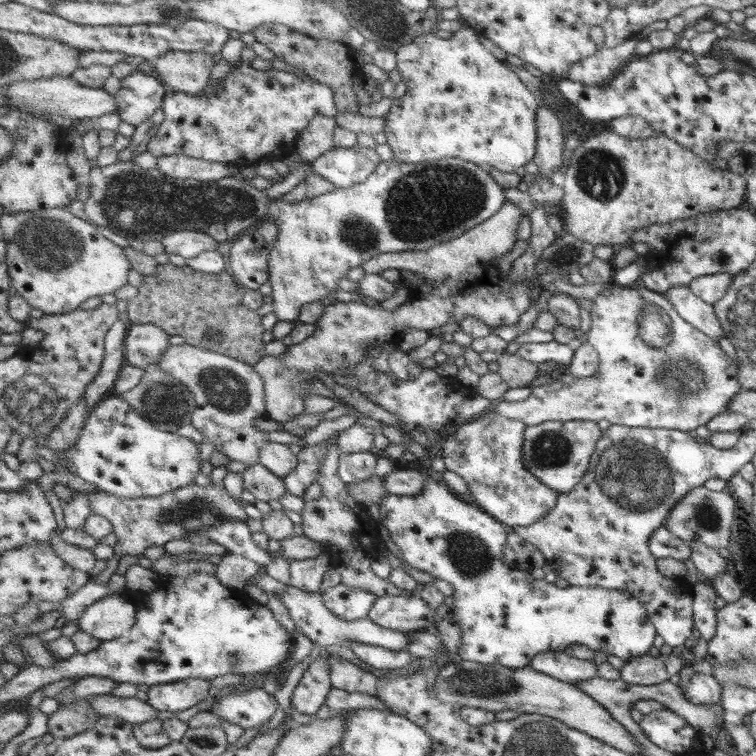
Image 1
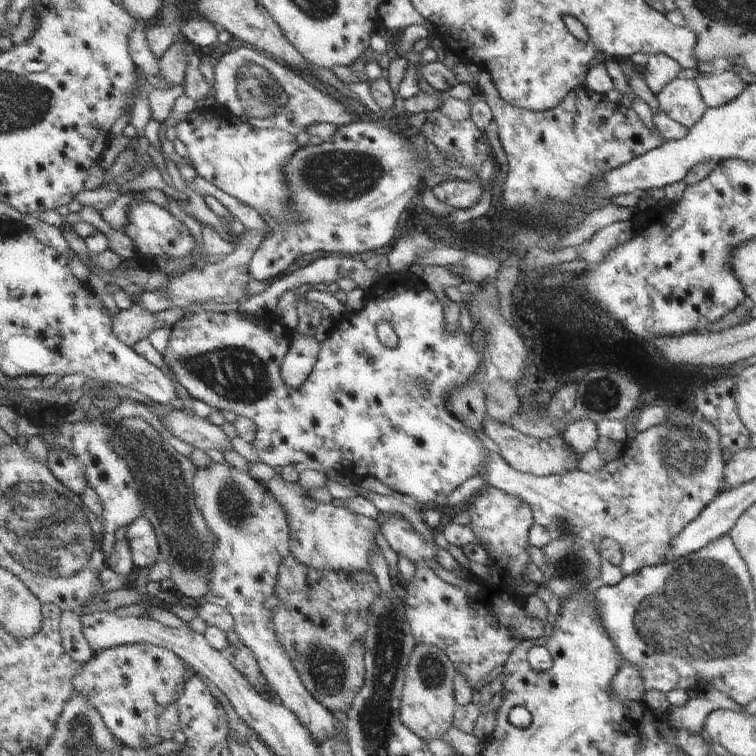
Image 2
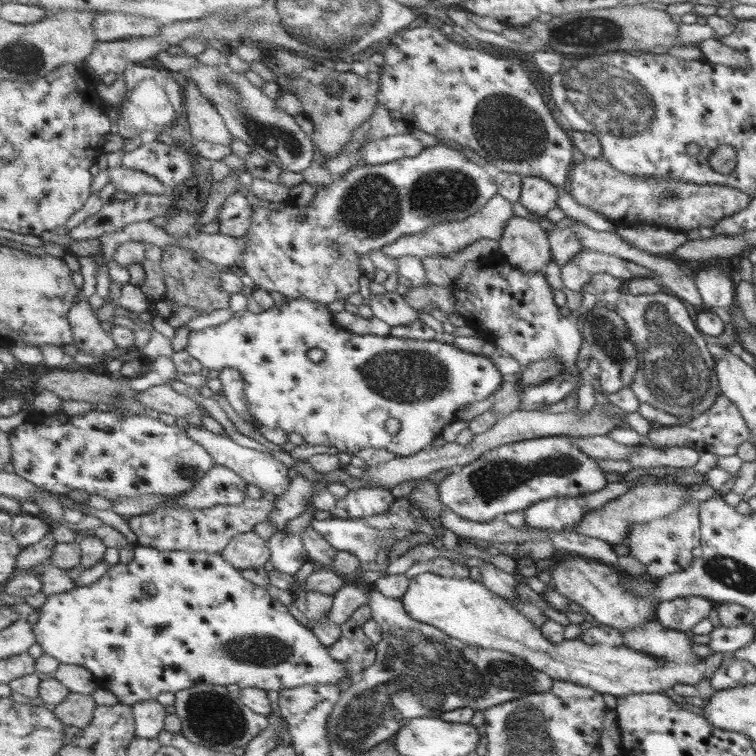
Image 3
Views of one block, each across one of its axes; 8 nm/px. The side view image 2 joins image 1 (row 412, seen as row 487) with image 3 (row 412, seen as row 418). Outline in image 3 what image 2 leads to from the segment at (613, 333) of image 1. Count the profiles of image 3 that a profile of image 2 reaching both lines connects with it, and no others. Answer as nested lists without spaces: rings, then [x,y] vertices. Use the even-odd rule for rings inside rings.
[[[659,290],[655,294],[634,295],[621,292],[615,311],[623,319],[628,333],[627,338],[638,350],[639,359],[636,372],[628,387],[632,390],[639,403],[650,404],[653,408],[683,418],[683,423],[689,422],[693,416],[700,415],[711,409],[717,395],[716,376],[713,370],[714,359],[705,347],[700,330],[687,314],[681,299],[667,291]]]

